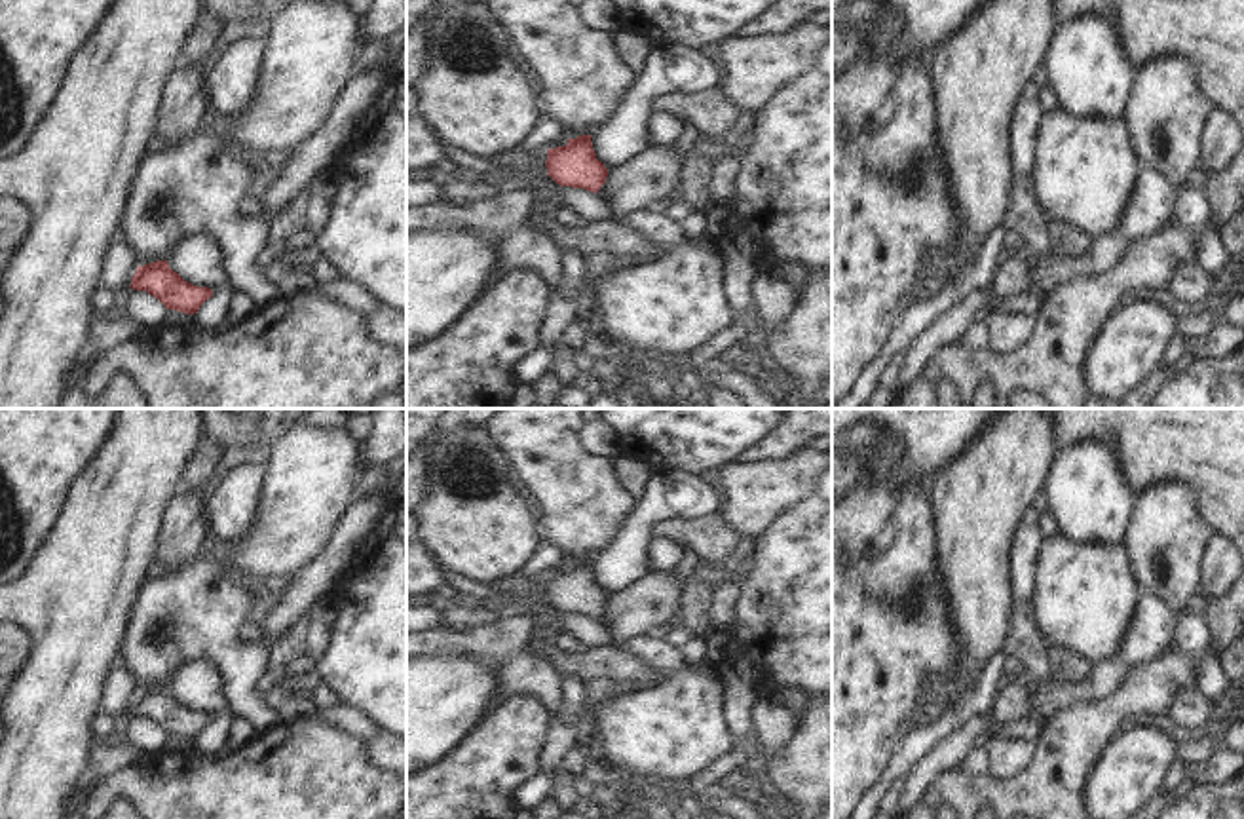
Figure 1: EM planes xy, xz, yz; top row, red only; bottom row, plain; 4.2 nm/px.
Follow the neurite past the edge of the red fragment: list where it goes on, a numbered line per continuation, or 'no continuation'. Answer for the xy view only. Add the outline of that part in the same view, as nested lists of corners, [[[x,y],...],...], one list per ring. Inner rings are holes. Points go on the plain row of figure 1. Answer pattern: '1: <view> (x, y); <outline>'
no continuation

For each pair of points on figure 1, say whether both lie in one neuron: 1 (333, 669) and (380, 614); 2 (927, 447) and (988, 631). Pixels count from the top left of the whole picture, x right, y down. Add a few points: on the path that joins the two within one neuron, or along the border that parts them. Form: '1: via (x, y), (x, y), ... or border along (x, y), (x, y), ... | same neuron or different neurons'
1: via (346, 656), (375, 628) | same neuron
2: border along (971, 443), (929, 481) | different neurons

